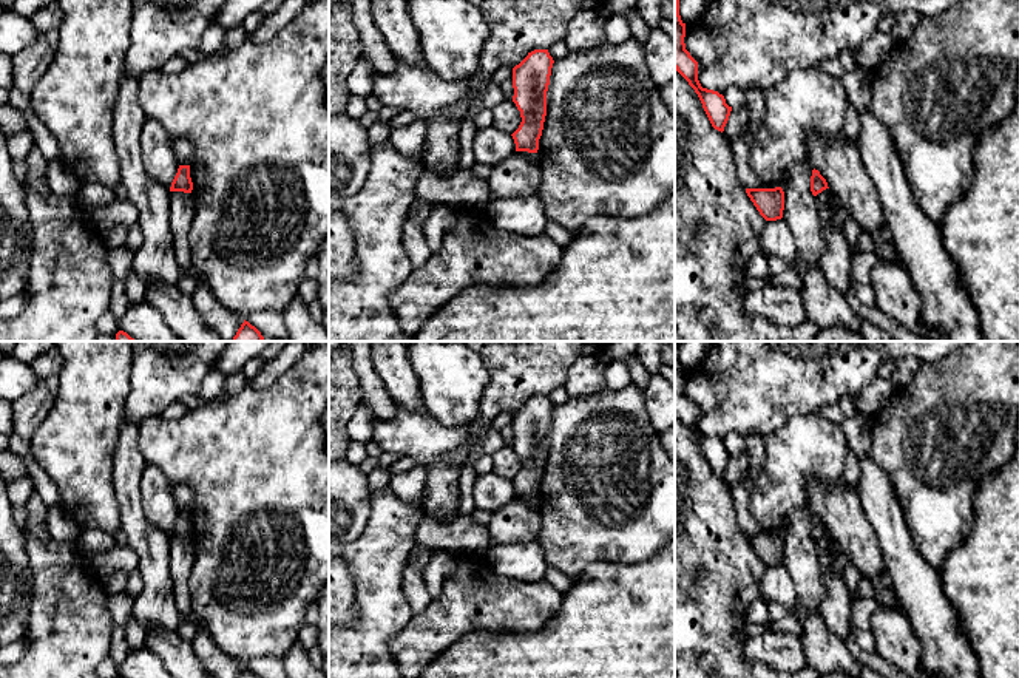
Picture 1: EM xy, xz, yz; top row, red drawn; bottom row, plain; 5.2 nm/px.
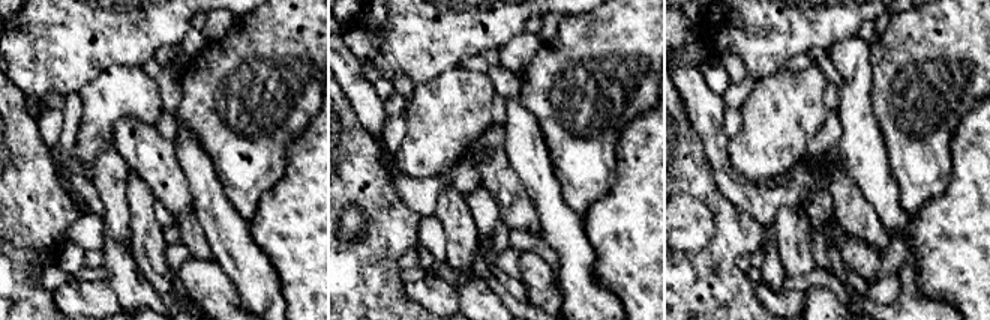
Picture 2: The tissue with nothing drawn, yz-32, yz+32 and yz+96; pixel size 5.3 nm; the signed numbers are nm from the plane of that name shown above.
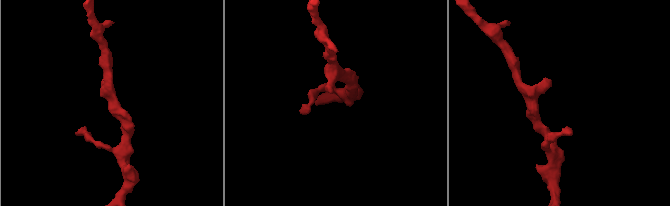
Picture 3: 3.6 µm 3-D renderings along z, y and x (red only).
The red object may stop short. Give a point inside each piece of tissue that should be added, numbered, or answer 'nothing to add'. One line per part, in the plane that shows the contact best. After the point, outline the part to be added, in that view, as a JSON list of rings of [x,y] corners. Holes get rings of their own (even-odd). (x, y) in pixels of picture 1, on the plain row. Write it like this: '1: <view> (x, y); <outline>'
nothing to add

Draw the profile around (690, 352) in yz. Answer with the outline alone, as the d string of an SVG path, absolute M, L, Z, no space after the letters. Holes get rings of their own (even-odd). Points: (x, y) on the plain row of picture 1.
M681 341L679 361L682 369L689 371L701 363L709 351L709 341Z

